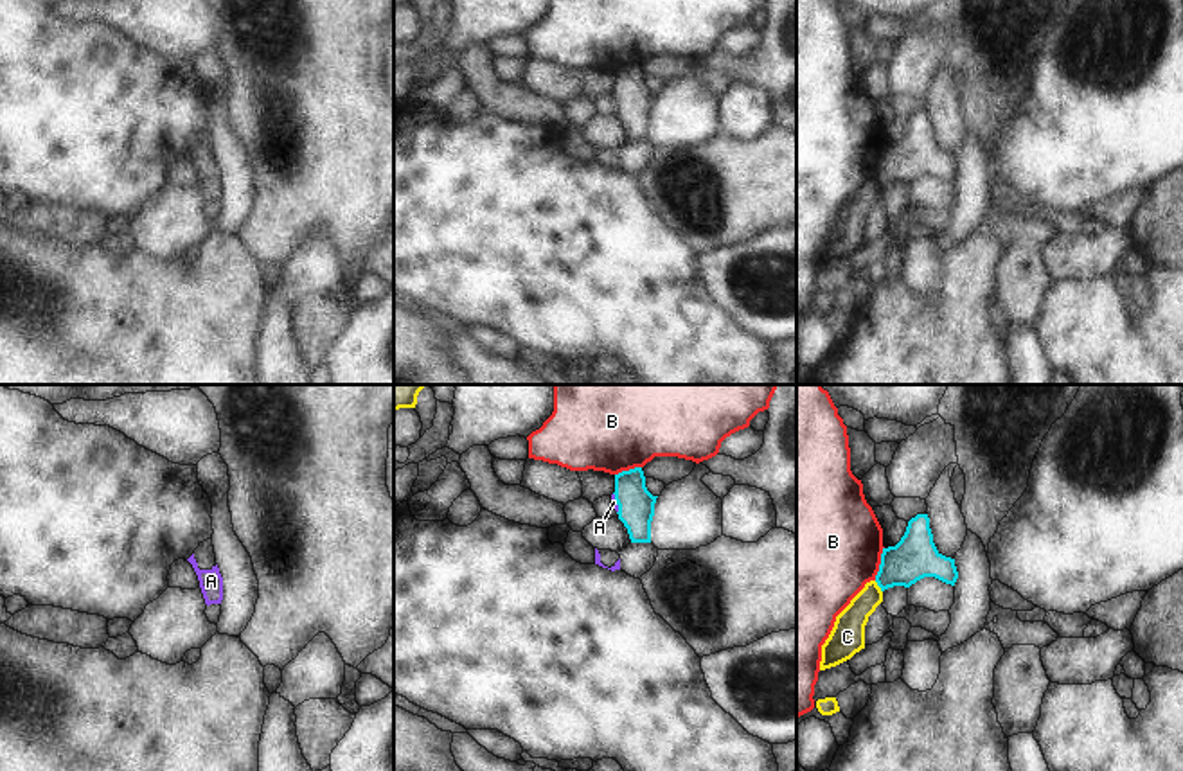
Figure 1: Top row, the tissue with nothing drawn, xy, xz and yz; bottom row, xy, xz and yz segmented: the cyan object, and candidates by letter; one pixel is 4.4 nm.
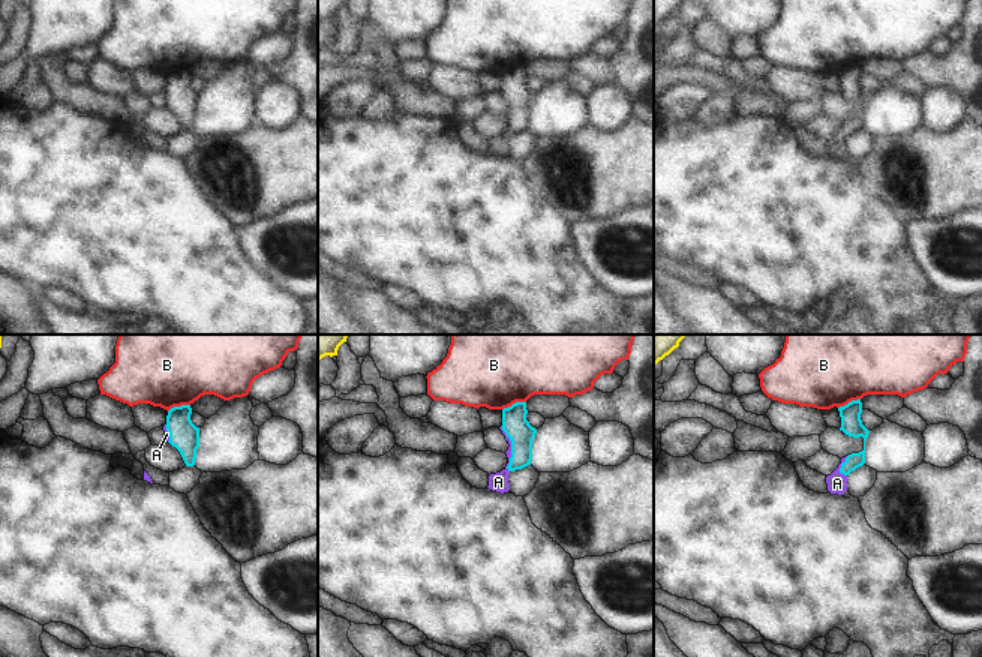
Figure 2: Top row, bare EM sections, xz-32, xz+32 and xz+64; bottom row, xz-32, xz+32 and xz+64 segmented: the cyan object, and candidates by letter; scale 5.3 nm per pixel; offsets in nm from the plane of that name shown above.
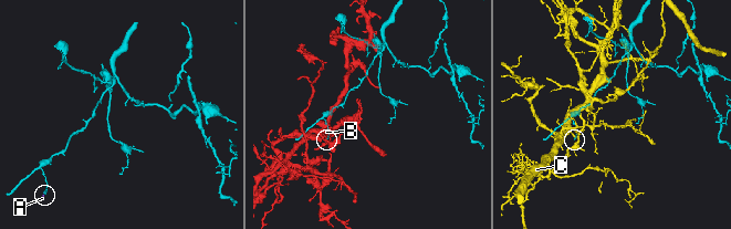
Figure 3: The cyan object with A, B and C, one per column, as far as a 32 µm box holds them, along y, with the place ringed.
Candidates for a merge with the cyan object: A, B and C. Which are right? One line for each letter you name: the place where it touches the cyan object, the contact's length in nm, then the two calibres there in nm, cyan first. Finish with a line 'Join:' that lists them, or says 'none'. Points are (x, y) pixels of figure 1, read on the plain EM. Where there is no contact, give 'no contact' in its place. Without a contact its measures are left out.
A: xz (617, 101) | 100 nm | 160/20 nm
Join: A

